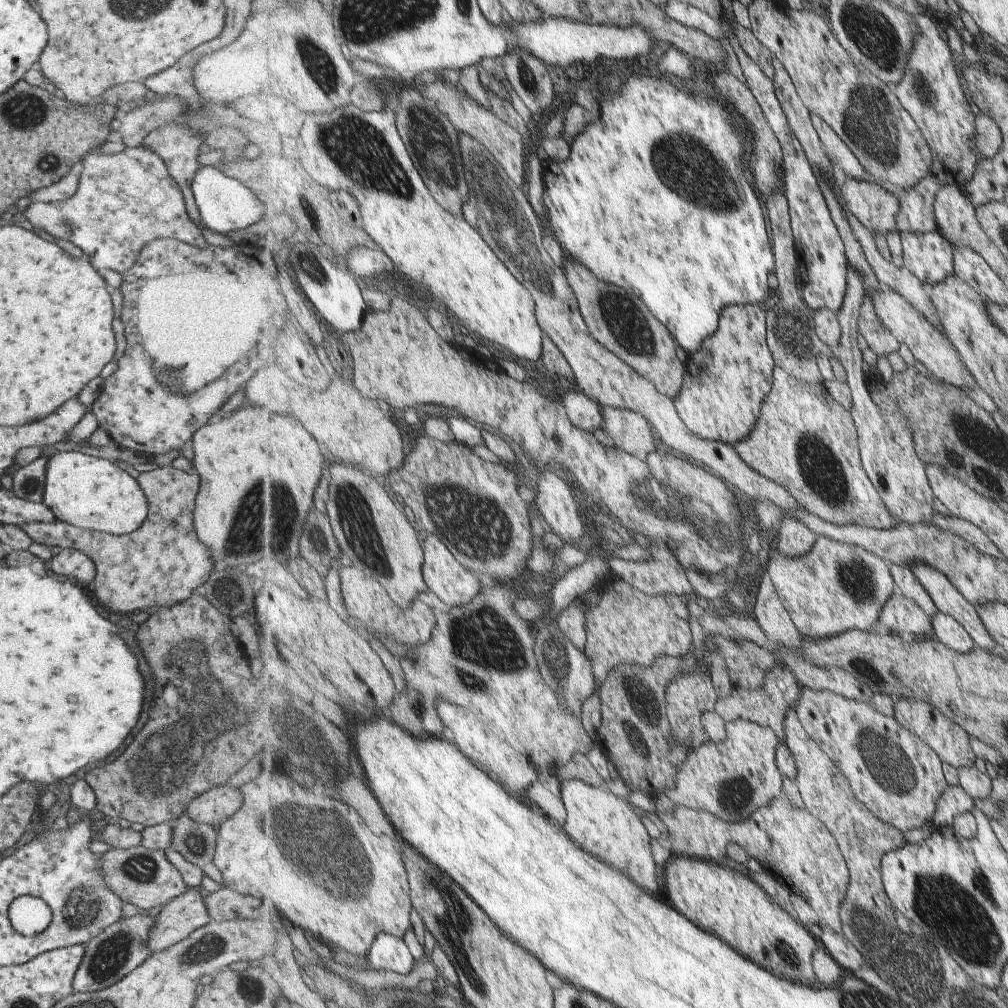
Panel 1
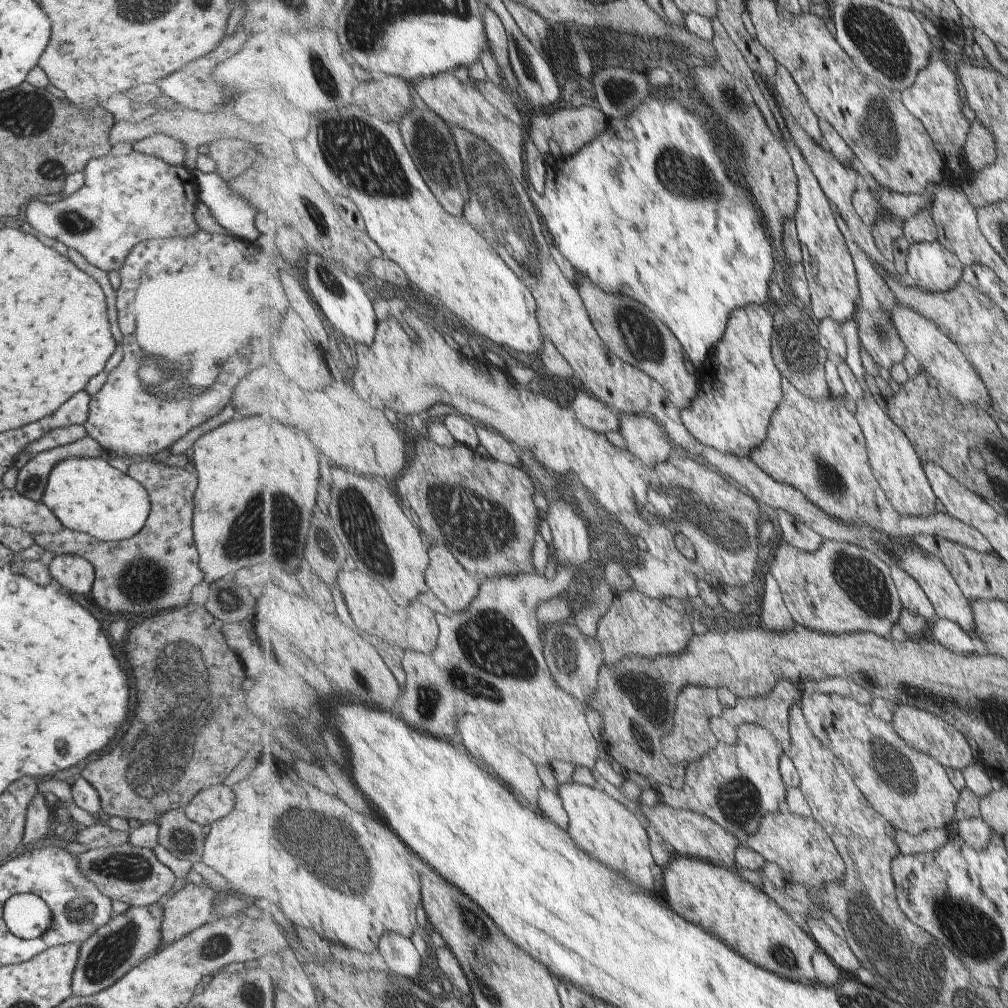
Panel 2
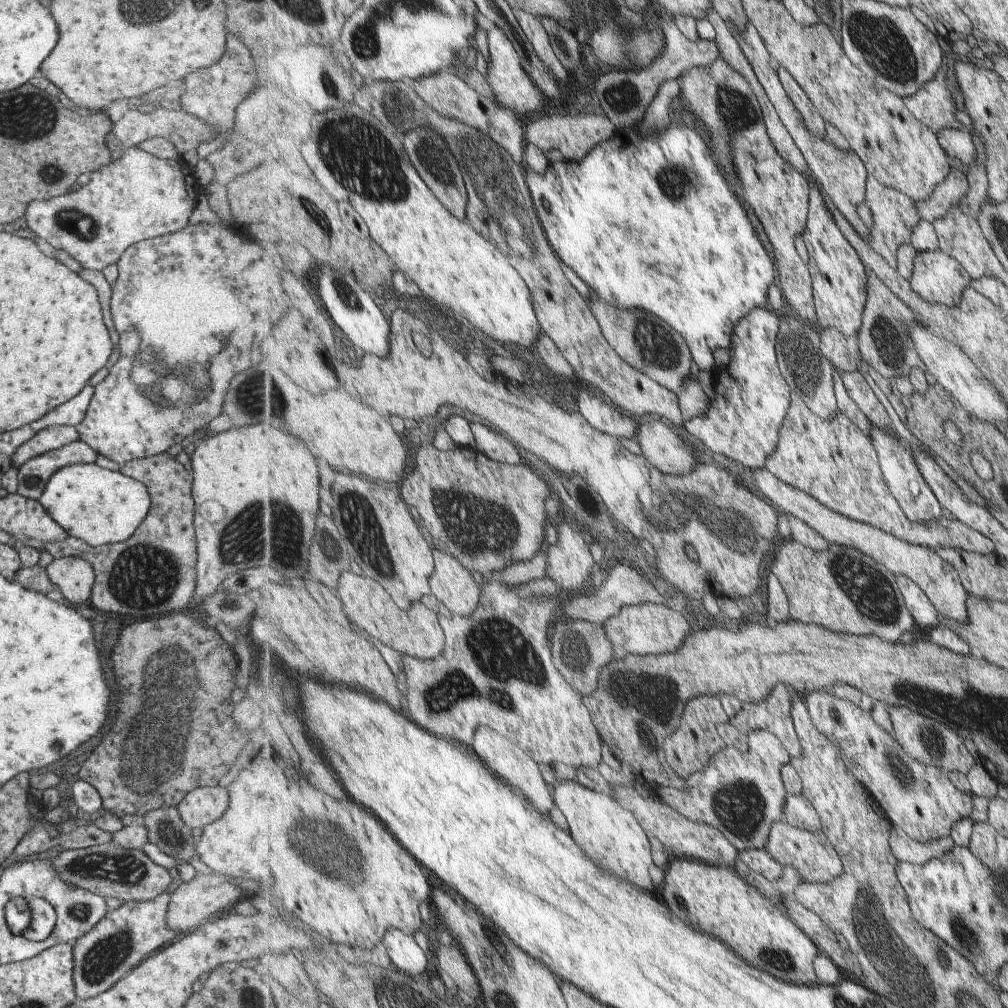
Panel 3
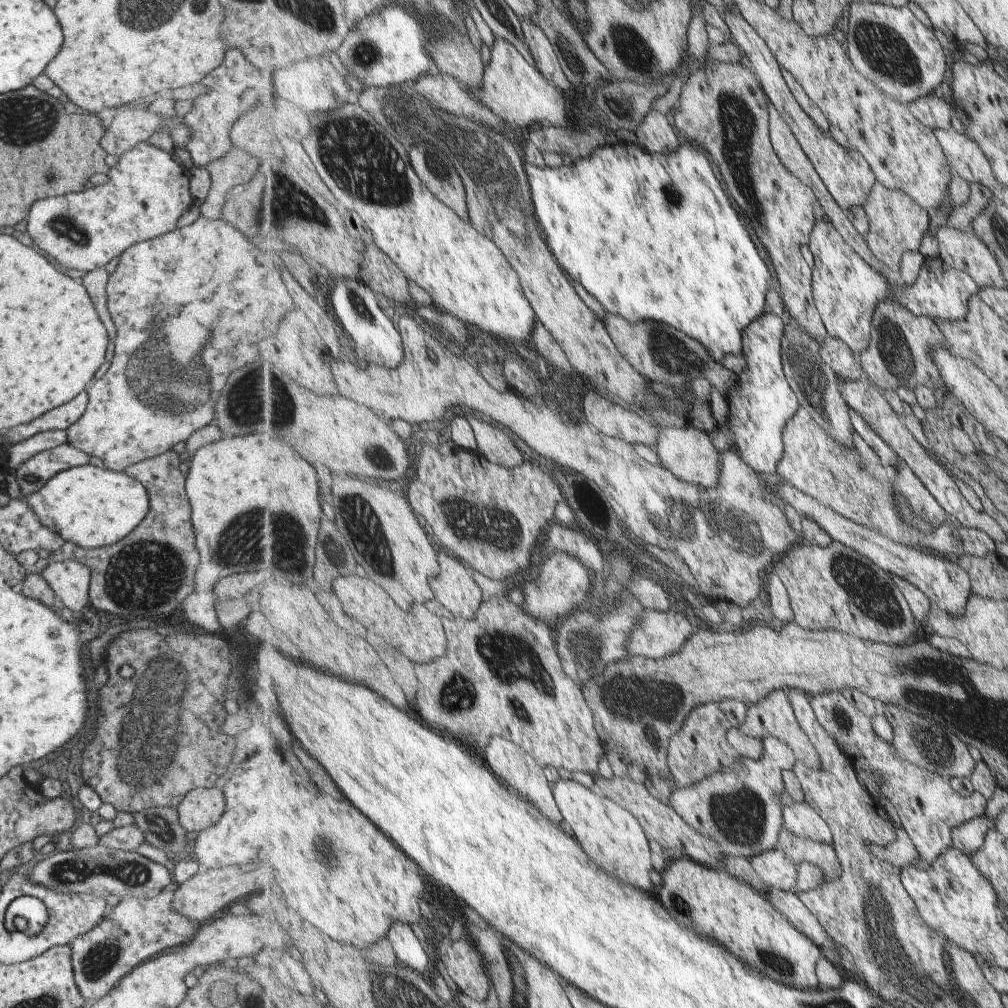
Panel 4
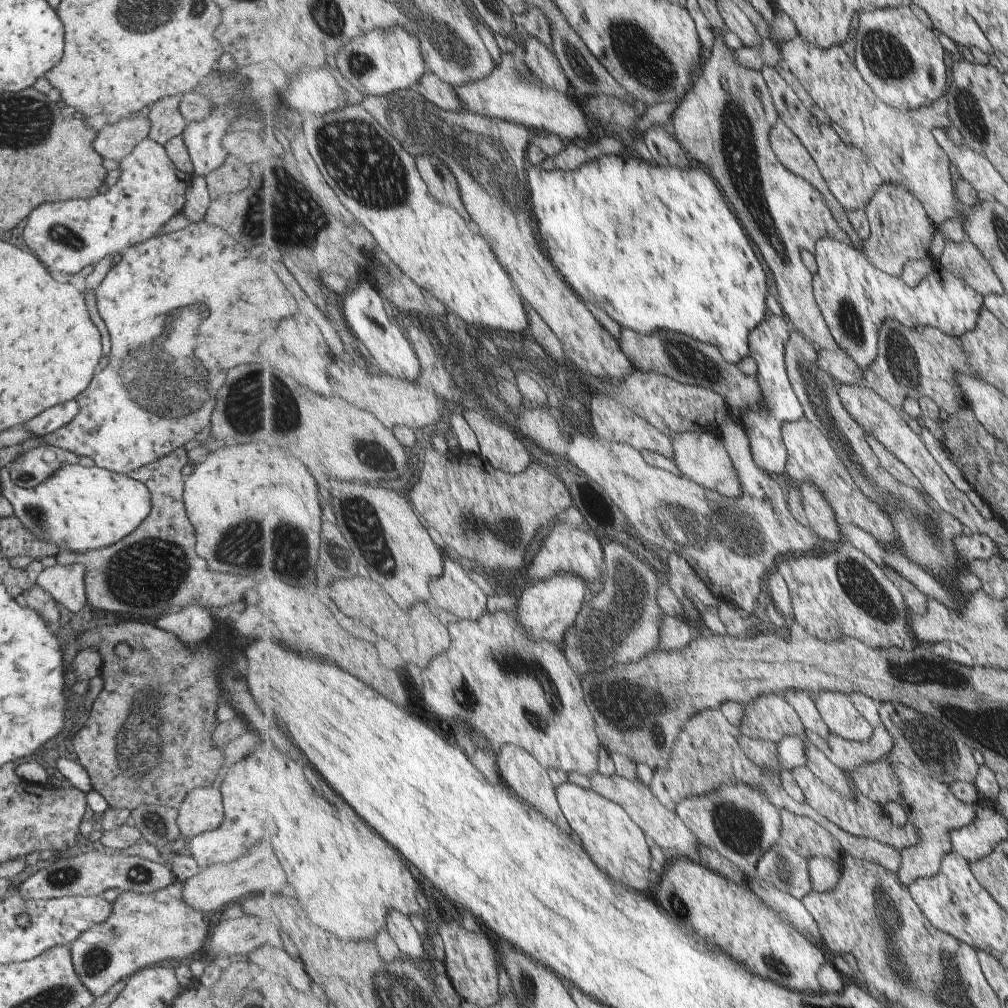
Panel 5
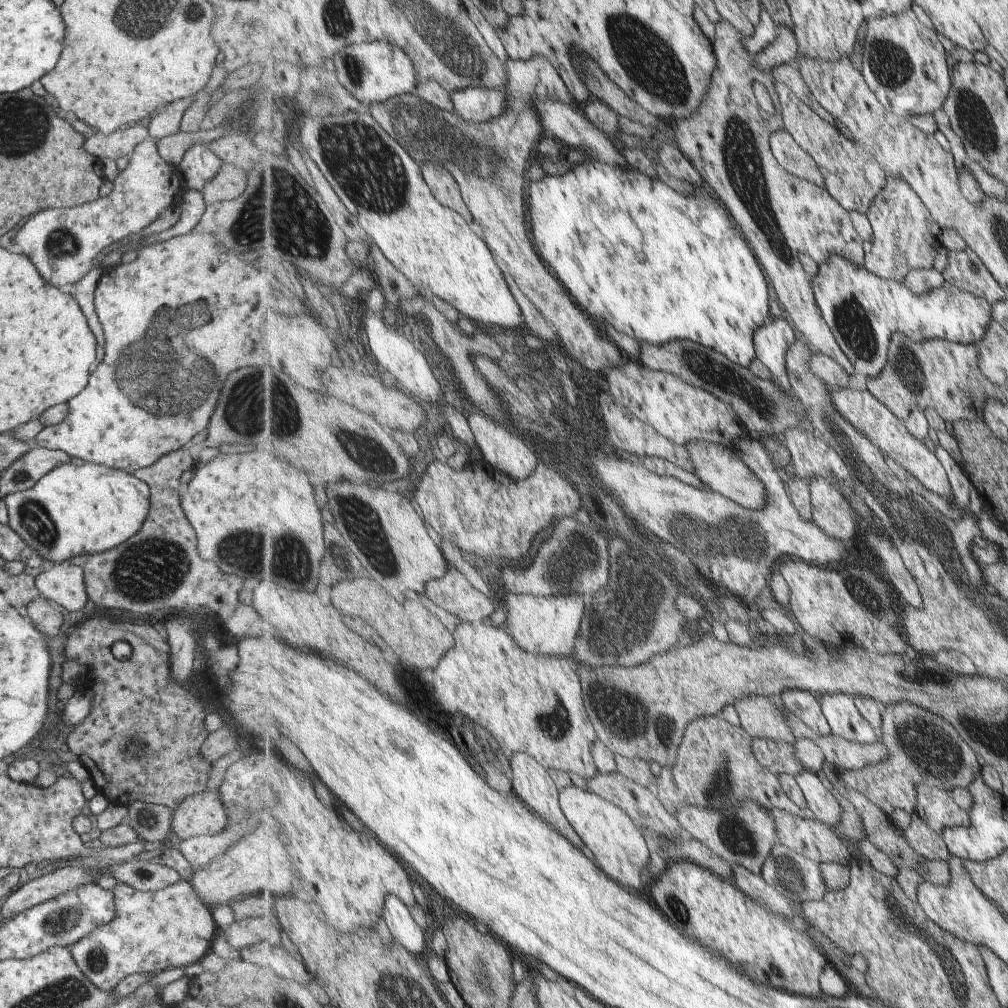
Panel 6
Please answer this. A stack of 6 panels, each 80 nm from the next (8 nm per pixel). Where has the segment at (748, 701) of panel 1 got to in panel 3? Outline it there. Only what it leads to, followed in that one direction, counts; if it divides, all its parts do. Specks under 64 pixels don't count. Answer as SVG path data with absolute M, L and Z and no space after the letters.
M777 685L765 700L758 703L743 702L739 716L729 717L728 723L743 734L766 730L783 742L792 757L801 758L804 748L792 715L792 696L792 688Z

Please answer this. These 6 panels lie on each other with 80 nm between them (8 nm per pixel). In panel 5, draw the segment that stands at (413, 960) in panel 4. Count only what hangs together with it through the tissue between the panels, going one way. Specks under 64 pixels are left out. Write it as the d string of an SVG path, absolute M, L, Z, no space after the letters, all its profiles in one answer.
M395 909L387 919L387 929L401 951L401 955L411 959L423 958L425 954L423 940L417 928L413 926L409 915Z

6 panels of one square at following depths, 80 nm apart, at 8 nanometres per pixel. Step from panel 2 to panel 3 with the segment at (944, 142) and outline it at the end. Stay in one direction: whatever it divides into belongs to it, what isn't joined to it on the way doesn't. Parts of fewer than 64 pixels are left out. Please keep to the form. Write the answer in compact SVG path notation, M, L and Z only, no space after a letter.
M931 79L927 84L912 98L906 98L907 106L912 113L921 121L930 127L932 131L937 132L947 129L963 129L963 126L957 124L953 118L953 102L951 94L939 84L939 80Z

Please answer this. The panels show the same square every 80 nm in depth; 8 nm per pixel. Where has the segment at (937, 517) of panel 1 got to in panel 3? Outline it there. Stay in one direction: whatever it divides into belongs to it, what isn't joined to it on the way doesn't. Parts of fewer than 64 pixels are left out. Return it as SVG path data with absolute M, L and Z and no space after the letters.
M792 390L792 405L787 413L786 420L780 430L780 445L767 461L767 467L777 478L793 485L807 494L814 496L819 502L831 510L859 521L876 526L905 542L916 544L930 549L947 547L986 555L995 552L994 543L979 531L965 526L956 520L947 520L945 517L926 523L913 522L899 504L898 499L891 492L890 486L884 478L878 450L874 442L867 438L845 414L840 413L835 421L823 420L807 406L806 402Z

